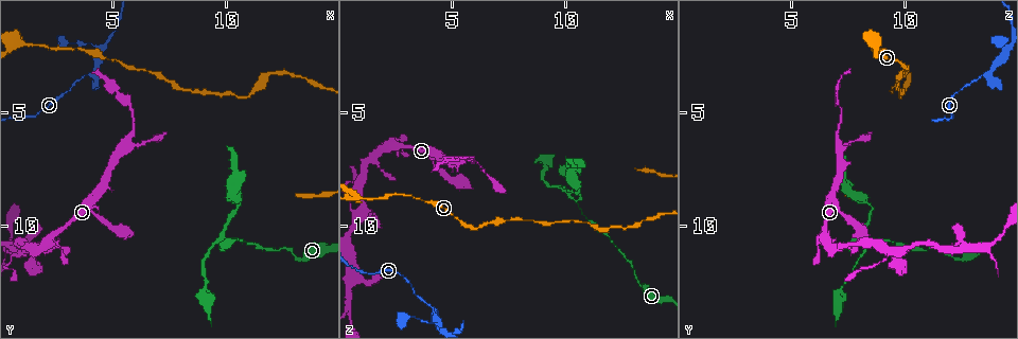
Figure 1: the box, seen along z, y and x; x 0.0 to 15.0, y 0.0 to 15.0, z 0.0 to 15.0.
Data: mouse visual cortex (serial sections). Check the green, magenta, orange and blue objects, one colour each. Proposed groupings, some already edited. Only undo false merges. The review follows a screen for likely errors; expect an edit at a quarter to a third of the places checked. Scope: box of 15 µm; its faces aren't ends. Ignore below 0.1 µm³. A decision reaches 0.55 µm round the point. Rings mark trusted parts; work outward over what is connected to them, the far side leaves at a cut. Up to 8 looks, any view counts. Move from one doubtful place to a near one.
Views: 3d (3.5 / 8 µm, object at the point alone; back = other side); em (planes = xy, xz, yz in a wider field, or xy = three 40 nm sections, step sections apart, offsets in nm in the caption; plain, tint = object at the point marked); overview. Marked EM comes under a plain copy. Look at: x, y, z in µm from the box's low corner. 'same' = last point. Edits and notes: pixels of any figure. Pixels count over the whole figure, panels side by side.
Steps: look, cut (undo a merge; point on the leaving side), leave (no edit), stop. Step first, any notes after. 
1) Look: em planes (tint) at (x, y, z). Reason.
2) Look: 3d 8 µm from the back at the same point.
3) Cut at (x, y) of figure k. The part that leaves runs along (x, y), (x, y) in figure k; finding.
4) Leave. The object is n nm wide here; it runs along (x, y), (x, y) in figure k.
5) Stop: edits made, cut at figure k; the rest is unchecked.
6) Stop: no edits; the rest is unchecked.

Look: 3d 3.5 µm at (5.9, 5.9, 7.2). Calibre changes.

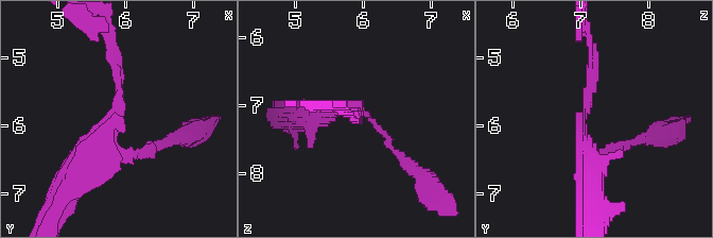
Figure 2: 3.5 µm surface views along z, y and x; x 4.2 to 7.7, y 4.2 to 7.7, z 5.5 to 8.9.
Look: em xy step 2 (tint) at (5.90, 5.85, 7.05). The arms are 150, 350 nm wide.

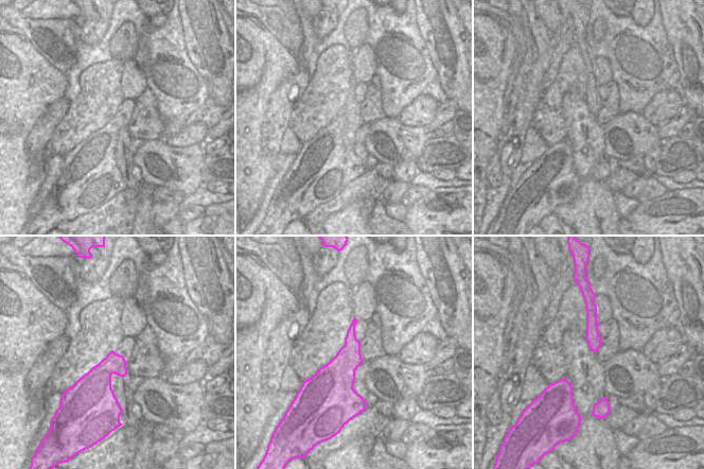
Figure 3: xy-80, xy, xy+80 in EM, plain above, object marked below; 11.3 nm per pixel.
Look: em xy step 3 (tint) at the same point. Cut it another way.

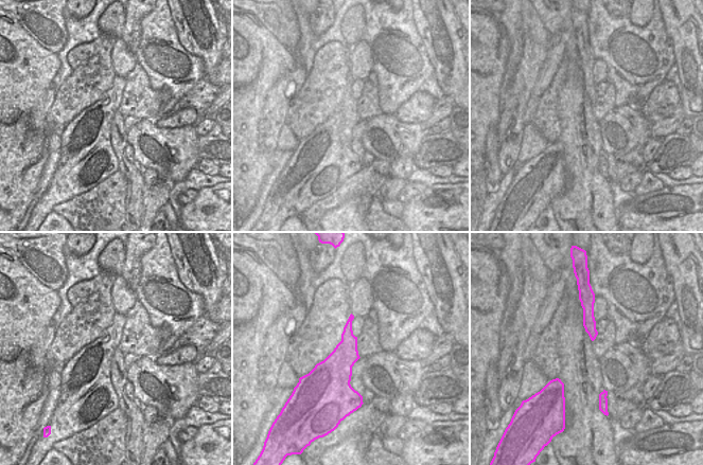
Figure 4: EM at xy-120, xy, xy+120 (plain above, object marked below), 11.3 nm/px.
Leave. The object is 340 nm wide here; it runs along (77, 169), (120, 111), (114, 46) in figure 2; all the same cell.

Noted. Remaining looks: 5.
Look: 3d 3.5 µm at (13.2, 11.5, 12.4). Thick turns thin.

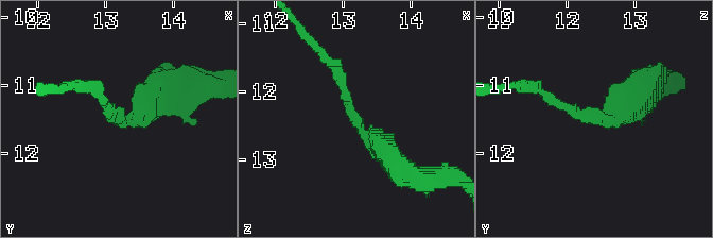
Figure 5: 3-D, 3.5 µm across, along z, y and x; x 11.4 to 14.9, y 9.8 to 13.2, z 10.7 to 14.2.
Look: em xy step 2 (tint) at (13.15, 11.40, 12.40). The arms are 150, 400 nm wide; shape alone is not enough.

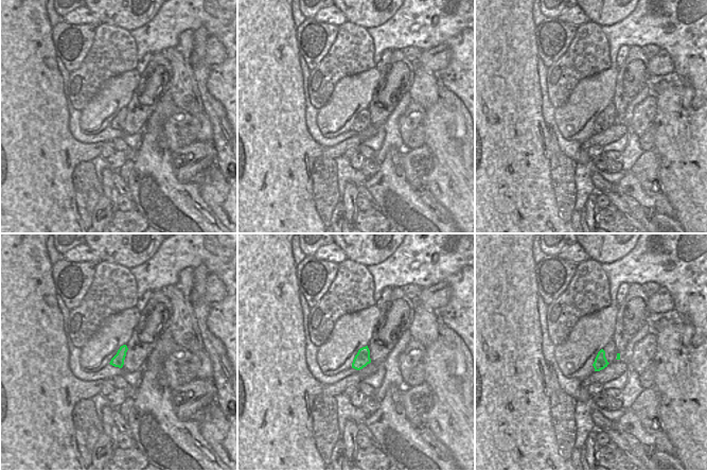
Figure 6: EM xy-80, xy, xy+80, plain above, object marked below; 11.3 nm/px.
Leave. It runs along (394, 164), (361, 131), (331, 63) in figure 5; all the same cell.

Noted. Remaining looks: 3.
Look: 3d 8 µm at (10.6, 10.6, 9.1). Two arms in line, one across.

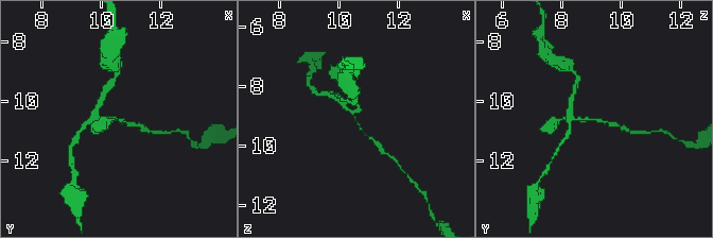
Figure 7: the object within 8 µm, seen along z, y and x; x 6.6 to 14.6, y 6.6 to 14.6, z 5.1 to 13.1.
Look: 3d 3.5 µm at (10.5, 10.7, 9.1). Zoom in.

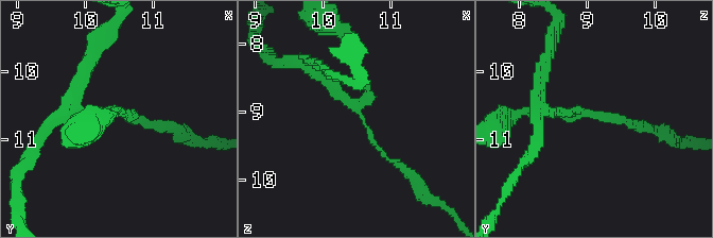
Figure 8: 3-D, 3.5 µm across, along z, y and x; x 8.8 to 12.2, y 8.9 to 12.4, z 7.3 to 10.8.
Leave. It runs along (401, 168), (375, 146), (359, 111), (316, 67) in figure 8; continuous, no second cell.

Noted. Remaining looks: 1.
Stop: no edits; the rest is unchecked.

